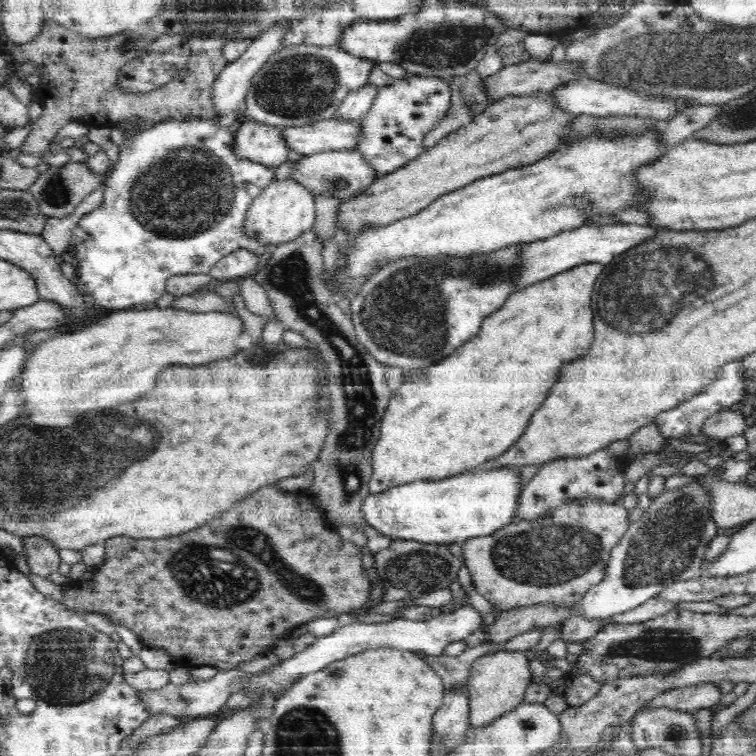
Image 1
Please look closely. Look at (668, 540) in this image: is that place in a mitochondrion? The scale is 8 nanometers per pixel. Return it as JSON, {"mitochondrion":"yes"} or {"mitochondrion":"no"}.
{"mitochondrion":"yes"}

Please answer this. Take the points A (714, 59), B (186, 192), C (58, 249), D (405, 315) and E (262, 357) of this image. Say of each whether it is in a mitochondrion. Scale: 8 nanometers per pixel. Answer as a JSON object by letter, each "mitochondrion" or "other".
{"A":"mitochondrion","B":"mitochondrion","C":"other","D":"mitochondrion","E":"mitochondrion"}

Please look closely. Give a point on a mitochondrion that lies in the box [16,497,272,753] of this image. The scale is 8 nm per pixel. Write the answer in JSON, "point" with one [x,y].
{"point":[63,666]}

